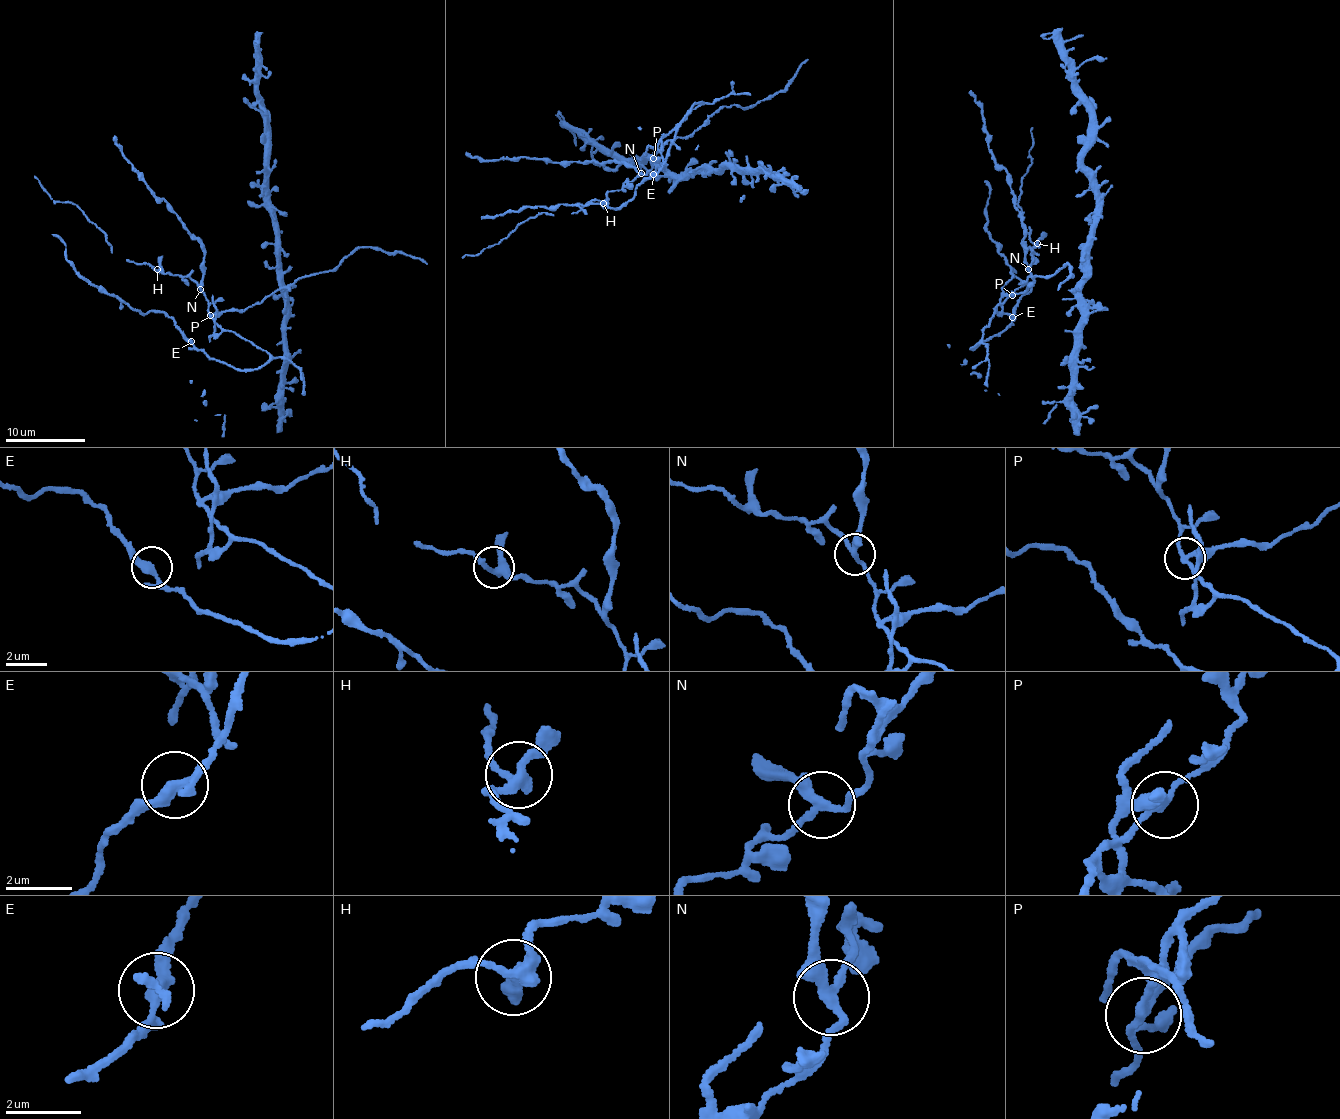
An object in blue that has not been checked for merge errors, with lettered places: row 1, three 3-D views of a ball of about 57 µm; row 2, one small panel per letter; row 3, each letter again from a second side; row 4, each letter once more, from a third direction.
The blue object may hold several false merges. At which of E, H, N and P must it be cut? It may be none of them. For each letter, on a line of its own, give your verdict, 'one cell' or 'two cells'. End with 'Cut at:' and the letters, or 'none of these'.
E: one cell
H: one cell
N: two cells
P: two cells
Cut at: N, P

